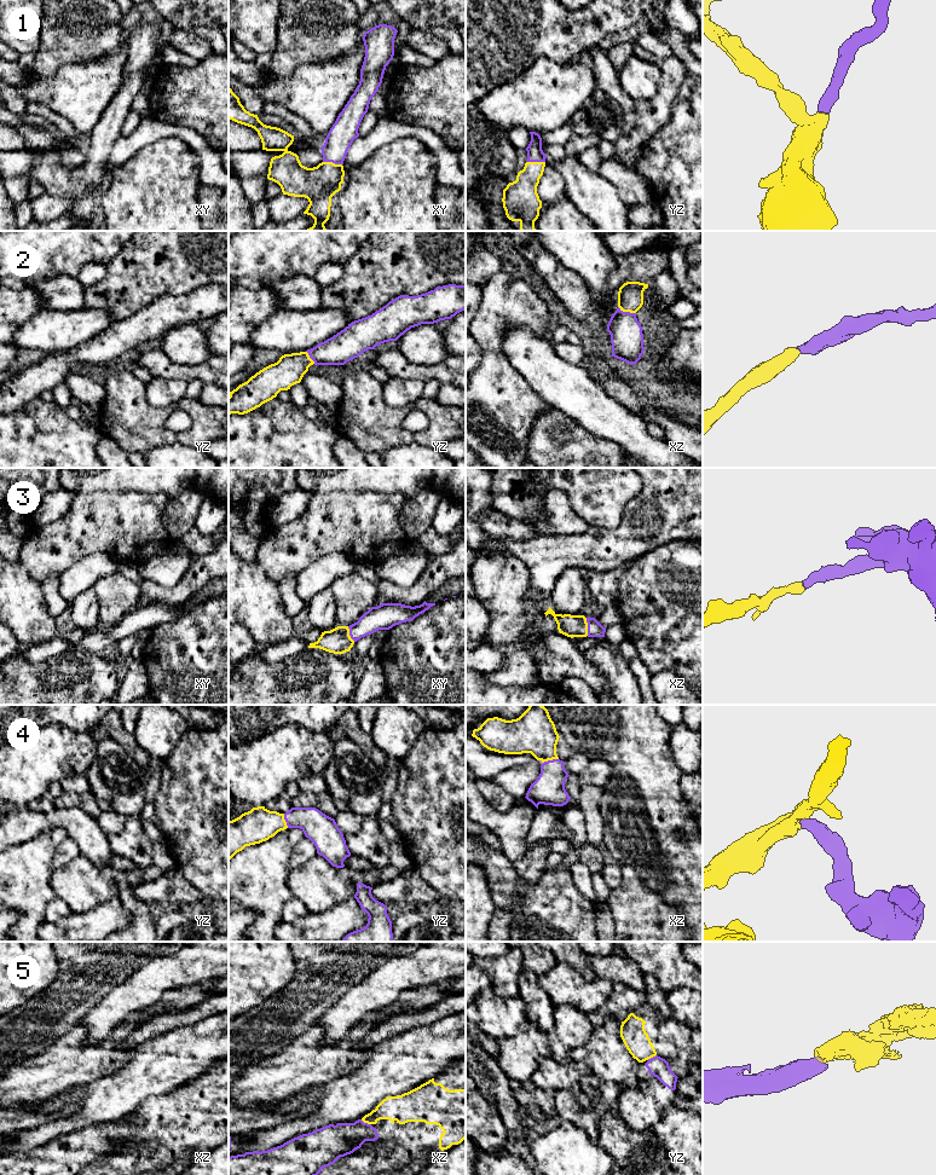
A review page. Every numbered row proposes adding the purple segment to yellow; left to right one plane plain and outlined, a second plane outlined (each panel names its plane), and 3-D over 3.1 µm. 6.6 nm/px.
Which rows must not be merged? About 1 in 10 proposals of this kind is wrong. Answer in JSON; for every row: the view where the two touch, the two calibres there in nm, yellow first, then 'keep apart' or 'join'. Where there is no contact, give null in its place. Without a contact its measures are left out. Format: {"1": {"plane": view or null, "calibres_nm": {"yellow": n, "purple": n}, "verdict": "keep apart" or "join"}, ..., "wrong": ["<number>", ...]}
{"1": {"plane": "xy", "calibres_nm": {"yellow": 240, "purple": 170}, "verdict": "join"}, "2": {"plane": "xz", "calibres_nm": {"yellow": 180, "purple": 220}, "verdict": "join"}, "3": {"plane": "xz", "calibres_nm": {"yellow": 140, "purple": 100}, "verdict": "join"}, "4": {"plane": "xz", "calibres_nm": {"yellow": 280, "purple": 200}, "verdict": "join"}, "5": {"plane": "xz", "calibres_nm": {"yellow": 170, "purple": 220}, "verdict": "keep apart"}, "wrong": ["5"]}

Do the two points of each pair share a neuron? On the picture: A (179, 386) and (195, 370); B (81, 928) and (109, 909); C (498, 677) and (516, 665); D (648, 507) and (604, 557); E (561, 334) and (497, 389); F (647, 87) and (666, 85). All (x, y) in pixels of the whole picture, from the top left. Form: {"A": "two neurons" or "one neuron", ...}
{"A": "two neurons", "B": "one neuron", "C": "one neuron", "D": "one neuron", "E": "two neurons", "F": "two neurons"}

